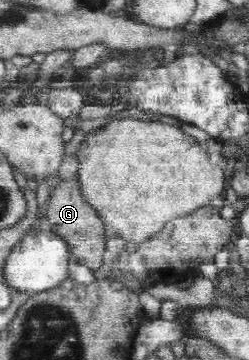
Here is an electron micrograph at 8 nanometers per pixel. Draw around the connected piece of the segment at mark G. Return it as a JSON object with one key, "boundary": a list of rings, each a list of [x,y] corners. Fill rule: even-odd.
{"boundary":[[[77,180],[59,181],[55,185],[55,189],[51,191],[50,197],[46,217],[51,230],[59,237],[66,239],[66,242],[71,246],[70,252],[75,262],[79,262],[93,271],[99,269],[108,259],[106,241],[109,234],[96,209],[82,196],[79,182]]]}

